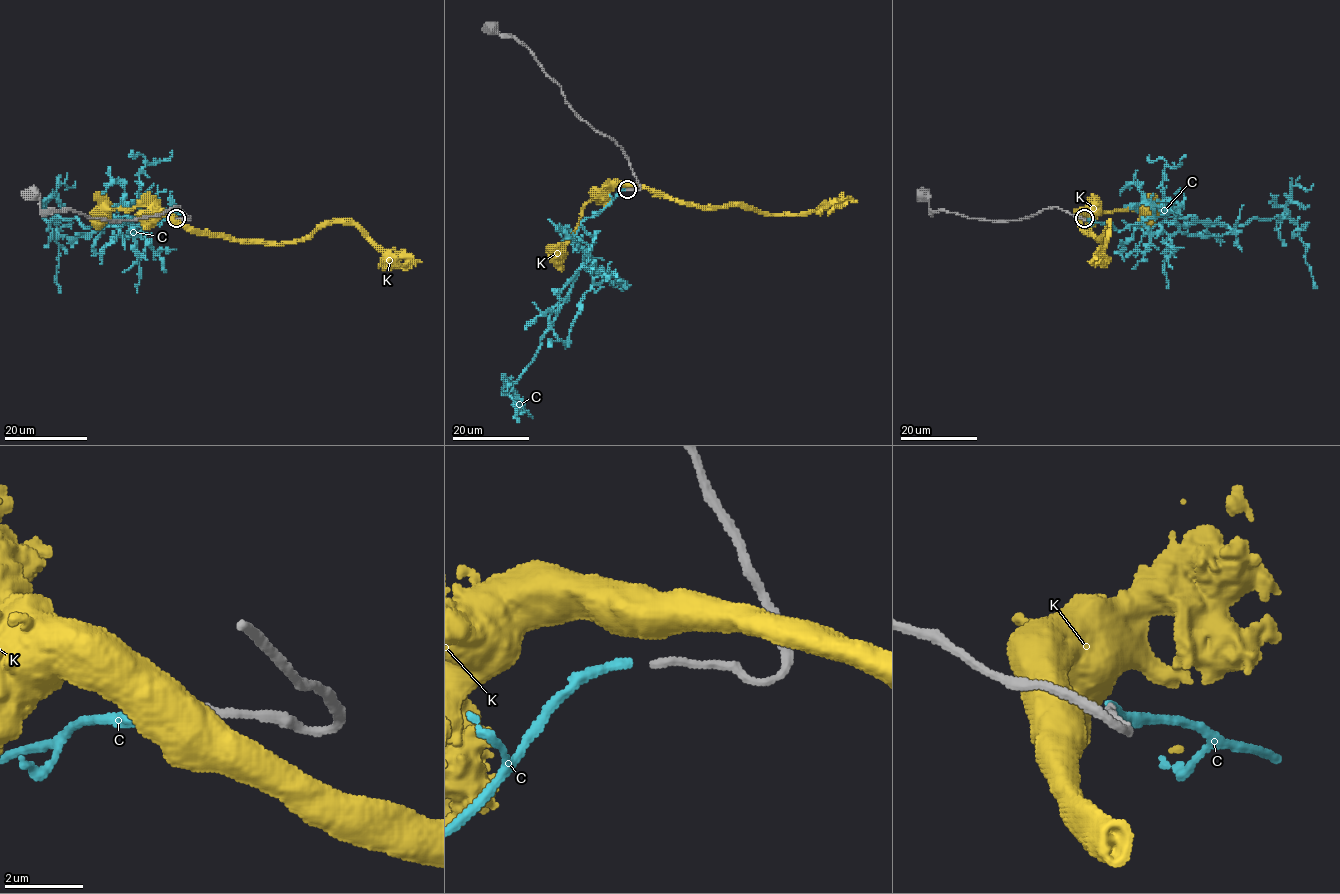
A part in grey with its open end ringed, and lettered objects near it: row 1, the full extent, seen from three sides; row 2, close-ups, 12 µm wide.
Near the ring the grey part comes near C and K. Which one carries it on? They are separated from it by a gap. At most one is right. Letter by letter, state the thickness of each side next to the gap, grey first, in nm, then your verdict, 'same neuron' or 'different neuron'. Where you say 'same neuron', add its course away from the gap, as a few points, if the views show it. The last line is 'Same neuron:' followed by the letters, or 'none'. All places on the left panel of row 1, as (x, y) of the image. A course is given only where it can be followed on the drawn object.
C: calibres 200 and 240 nm; same neuron; course (174, 218), (127, 231), (138, 224), (102, 221), (85, 228), (75, 218), (52, 218), (60, 293)
K: calibres 200 and 750 nm; different neuron
Same neuron: C

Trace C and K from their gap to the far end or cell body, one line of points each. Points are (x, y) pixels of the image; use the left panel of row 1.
C: (174, 218), (127, 231), (138, 224), (102, 221), (85, 228), (75, 218), (52, 218), (60, 293)
K: (176, 220), (150, 201)

